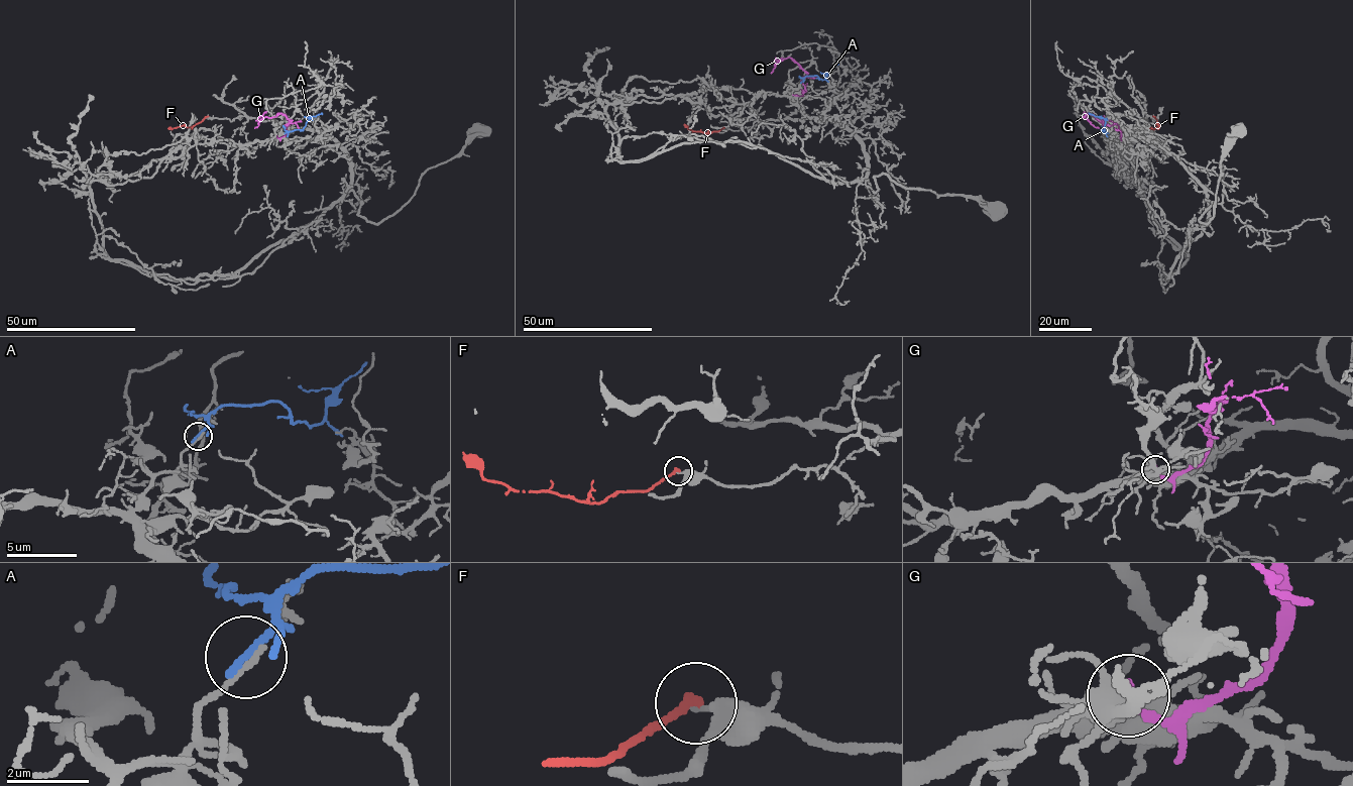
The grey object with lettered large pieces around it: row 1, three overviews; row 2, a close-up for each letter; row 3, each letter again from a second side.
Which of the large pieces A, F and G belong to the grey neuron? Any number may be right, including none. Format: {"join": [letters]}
{"join": []}

